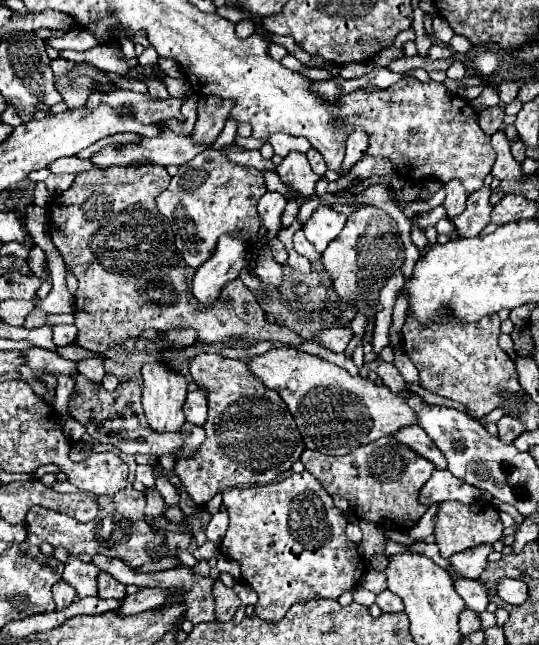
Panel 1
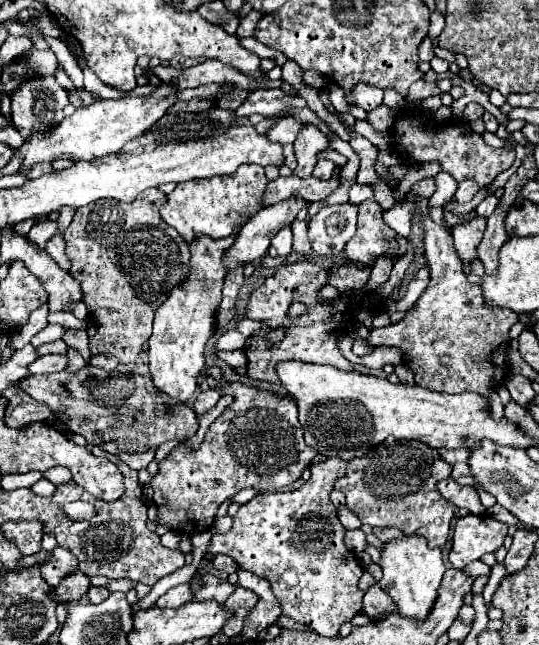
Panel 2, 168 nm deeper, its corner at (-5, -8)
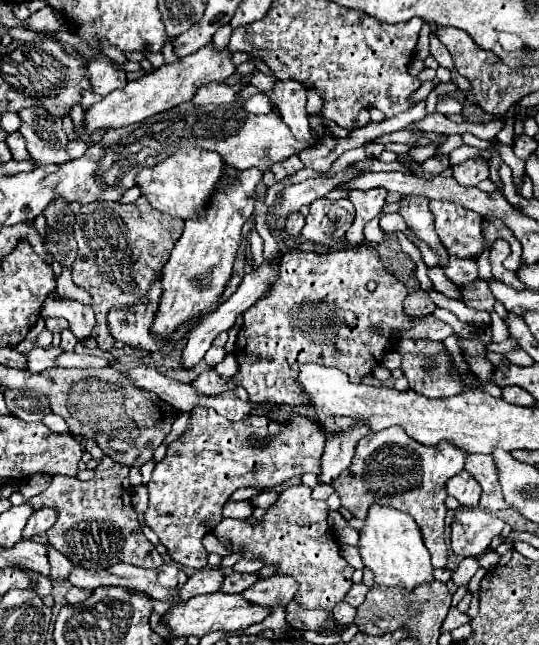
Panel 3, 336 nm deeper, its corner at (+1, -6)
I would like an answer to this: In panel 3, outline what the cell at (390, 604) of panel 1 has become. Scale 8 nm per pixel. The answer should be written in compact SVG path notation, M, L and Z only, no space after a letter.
M353 584L351 590L349 590L349 594L347 594L347 598L345 598L345 602L349 602L351 606L357 608L357 606L367 598L367 590L371 590L371 588L365 586L365 584L359 584L359 586Z

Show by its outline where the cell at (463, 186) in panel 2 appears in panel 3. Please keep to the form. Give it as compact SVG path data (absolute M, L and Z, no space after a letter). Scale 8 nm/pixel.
M465 160L457 166L453 166L453 176L461 186L475 188L479 182L489 178L489 164L487 162L475 162L475 160Z

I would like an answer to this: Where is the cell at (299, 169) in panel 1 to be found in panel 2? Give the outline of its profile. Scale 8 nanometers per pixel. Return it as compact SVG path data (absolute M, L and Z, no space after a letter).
M305 124L305 128L301 128L301 136L295 138L297 168L293 170L293 174L299 178L307 178L317 164L317 154L323 152L327 146L327 136L313 124Z

